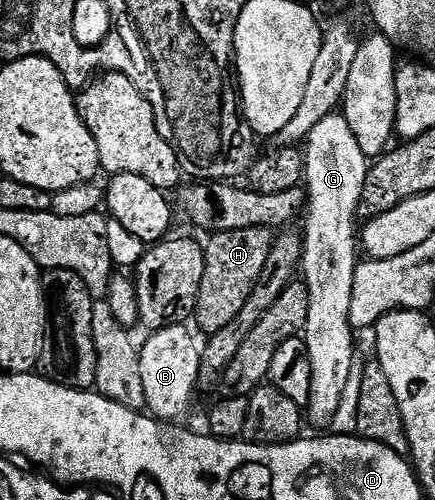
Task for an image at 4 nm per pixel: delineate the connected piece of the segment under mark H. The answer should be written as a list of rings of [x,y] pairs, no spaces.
[[[256,226],[235,232],[214,234],[204,243],[205,267],[203,268],[203,284],[199,284],[199,296],[195,319],[197,326],[205,336],[210,336],[226,327],[235,316],[242,311],[243,304],[251,296],[251,290],[263,272],[269,250],[273,246],[274,231]]]

